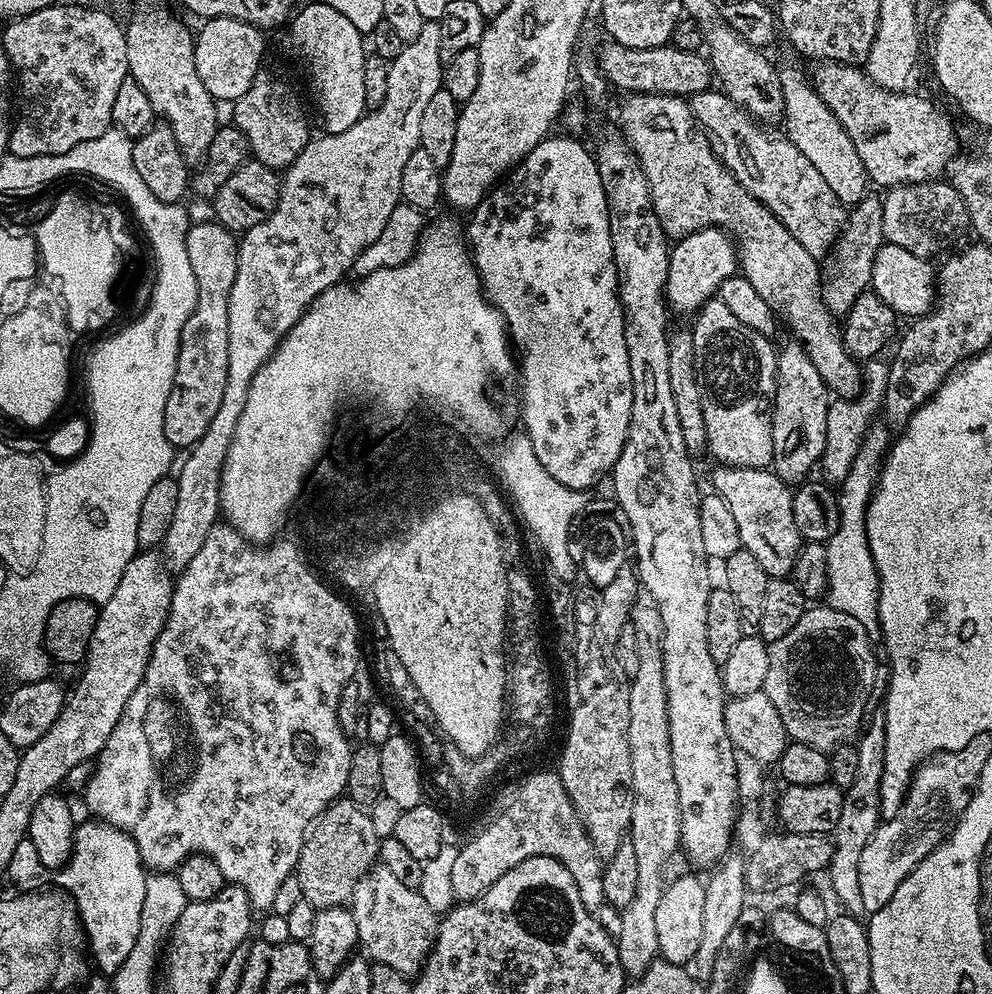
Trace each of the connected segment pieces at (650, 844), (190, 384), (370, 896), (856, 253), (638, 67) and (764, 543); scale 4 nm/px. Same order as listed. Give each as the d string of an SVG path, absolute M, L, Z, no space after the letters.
M637 599L632 605L630 626L638 646L638 670L630 680L630 758L632 759L631 789L636 793L630 839L638 858L638 890L634 902L623 909L622 930L615 937L620 961L629 977L640 977L660 956L658 929L654 914L666 887L664 867L680 843L680 794L672 765L668 699L664 677L664 623L657 605L647 599Z
M219 222L211 223L193 223L184 235L186 258L190 258L194 282L198 286L198 302L190 318L186 318L186 326L182 326L174 380L162 418L166 438L176 450L187 449L196 444L202 434L206 434L206 426L210 426L211 419L218 412L222 390L226 388L228 298L230 286L234 284L234 274L238 270L238 240Z
M376 866L356 883L350 907L358 927L359 945L366 948L375 963L391 966L407 976L419 973L435 944L440 921L437 913L426 906L420 891L398 882L383 866Z
M865 195L863 200L859 200L855 206L847 213L843 230L837 235L836 244L830 256L834 274L828 275L823 281L823 298L832 315L842 318L847 315L850 306L862 293L869 291L872 282L872 267L874 258L878 250L884 243L883 232L883 204L884 201L878 195Z
M607 42L600 48L598 63L600 75L609 85L618 87L624 94L662 94L663 96L683 96L691 98L697 92L707 92L713 87L712 65L703 55L688 48L672 48L671 43L653 48L635 48Z
M717 467L712 476L715 495L730 506L738 521L740 547L750 550L769 578L784 578L793 571L799 556L802 537L794 522L793 489L775 471L766 468Z

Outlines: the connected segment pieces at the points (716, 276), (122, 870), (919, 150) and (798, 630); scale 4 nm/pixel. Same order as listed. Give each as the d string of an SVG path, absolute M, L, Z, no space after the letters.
M703 228L671 245L664 287L665 301L673 313L691 317L719 293L722 282L738 272L738 248L723 228Z
M88 818L88 821L77 823L72 853L59 869L59 887L76 903L76 913L80 915L81 927L92 957L103 975L112 976L122 966L129 955L140 930L142 919L142 902L146 899L146 882L149 873L146 871L142 858L138 854L138 846L130 834L126 834L113 824L105 824L103 820Z
M820 62L813 68L816 69L812 74L810 72L812 87L845 128L850 142L854 142L854 150L858 158L862 158L862 166L867 170L869 181L873 185L881 184L882 189L889 190L900 185L939 181L949 171L950 165L957 159L956 151L960 148L960 140L946 113L939 112L930 101L923 100L920 96L911 96L911 91L891 92L878 86L868 77L863 67L855 64Z
M812 606L804 611L802 618L798 618L798 626L794 626L790 634L768 644L770 670L766 670L762 691L768 695L770 702L774 702L774 708L778 710L789 737L795 743L809 744L828 752L851 741L848 739L861 731L866 716L864 707L876 684L876 652L868 637L871 636L869 629L864 628L858 618L850 618L850 614L842 614L827 606L816 607L820 606Z

